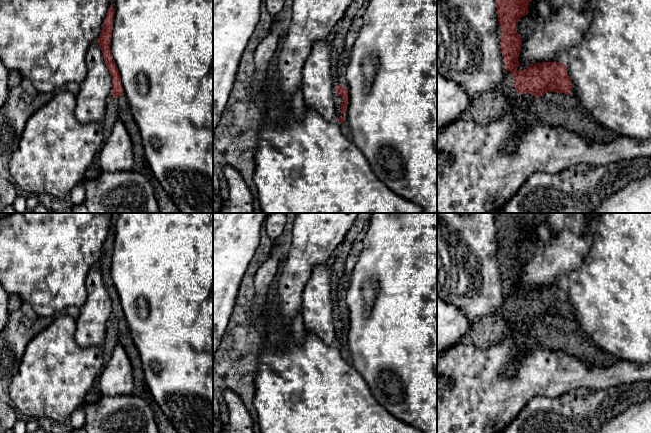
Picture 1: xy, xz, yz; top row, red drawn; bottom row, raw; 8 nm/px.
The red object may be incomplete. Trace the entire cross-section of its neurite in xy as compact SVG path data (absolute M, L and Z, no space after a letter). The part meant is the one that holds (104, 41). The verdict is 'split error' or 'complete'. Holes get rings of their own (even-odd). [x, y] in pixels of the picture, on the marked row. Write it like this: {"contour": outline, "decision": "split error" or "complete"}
{"contour": "M111 3L105 20L102 24L102 30L98 39L98 44L103 53L104 62L112 77L112 95L119 105L119 120L125 125L125 128L128 131L133 144L133 170L145 175L150 181L151 185L155 190L161 213L181 213L174 205L172 199L166 194L164 189L157 182L157 179L154 177L149 168L149 165L145 159L145 153L143 150L143 144L141 141L141 135L138 126L131 114L131 108L126 98L123 96L123 87L121 84L119 70L114 62L110 49L114 14L115 9L113 8Z", "decision": "split error"}

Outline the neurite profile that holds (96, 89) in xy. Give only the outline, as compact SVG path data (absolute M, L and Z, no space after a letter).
M98 41L89 47L85 64L87 76L80 83L75 117L80 123L102 123L113 84Z

